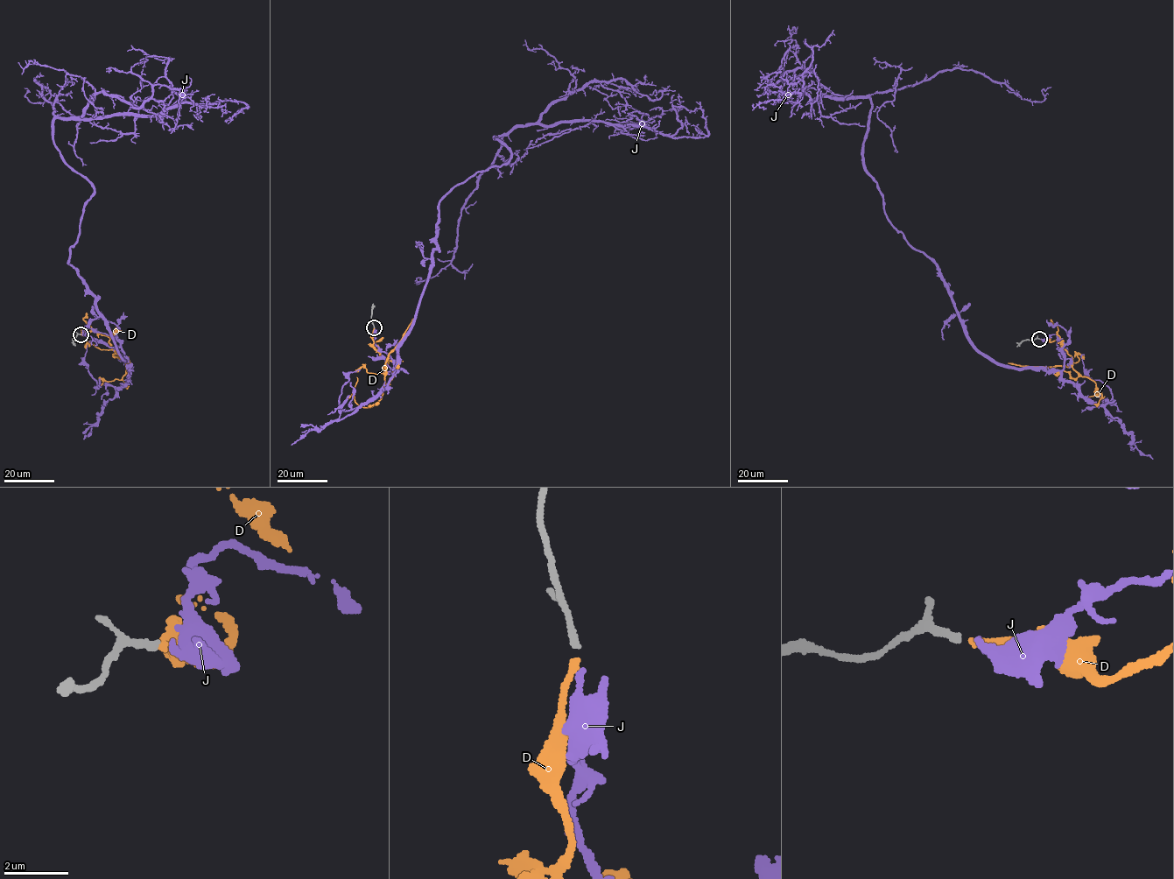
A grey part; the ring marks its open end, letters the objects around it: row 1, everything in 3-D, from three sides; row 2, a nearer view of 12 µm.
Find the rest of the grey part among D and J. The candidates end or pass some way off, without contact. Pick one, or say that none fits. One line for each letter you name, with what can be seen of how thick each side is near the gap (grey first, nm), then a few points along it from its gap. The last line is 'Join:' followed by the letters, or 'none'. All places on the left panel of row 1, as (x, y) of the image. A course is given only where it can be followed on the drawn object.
D: 180 nm thick on the grey side, 200 nm on the other; it runs (80, 334), (94, 331), (109, 338), (112, 349), (127, 362), (126, 372), (120, 380), (102, 381), (101, 385)
Join: D

